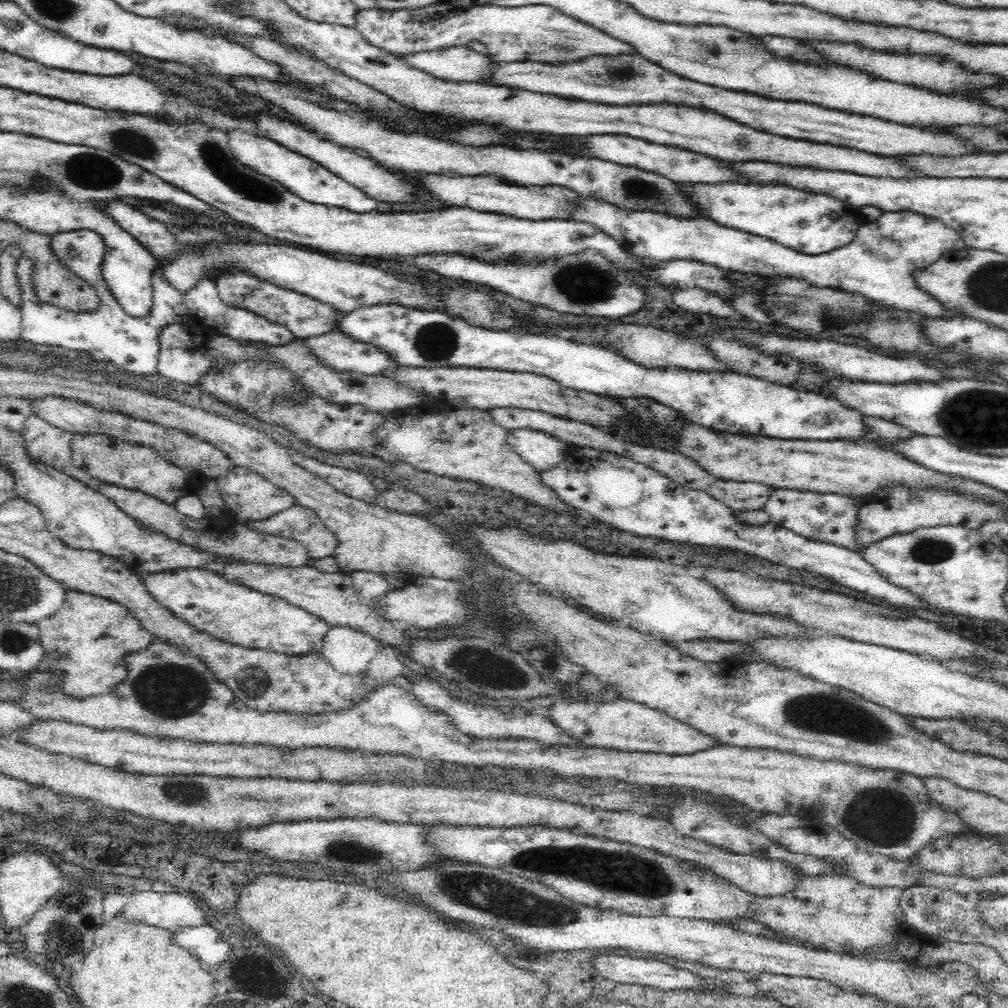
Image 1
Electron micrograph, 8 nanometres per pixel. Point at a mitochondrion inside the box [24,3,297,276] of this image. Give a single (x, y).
(213, 157)

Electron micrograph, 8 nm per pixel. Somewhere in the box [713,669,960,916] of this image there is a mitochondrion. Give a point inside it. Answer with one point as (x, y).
(818, 712)

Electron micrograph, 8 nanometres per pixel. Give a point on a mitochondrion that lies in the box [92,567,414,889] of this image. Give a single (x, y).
(172, 689)

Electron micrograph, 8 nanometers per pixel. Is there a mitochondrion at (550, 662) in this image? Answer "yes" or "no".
yes

